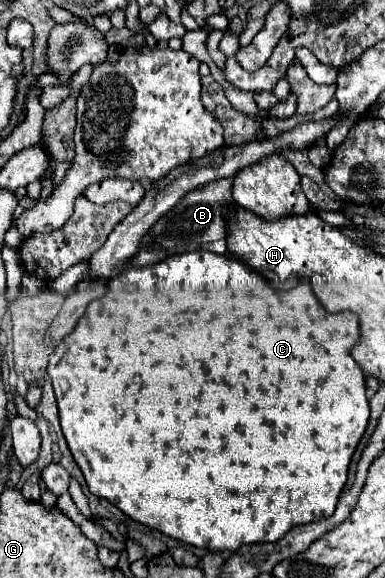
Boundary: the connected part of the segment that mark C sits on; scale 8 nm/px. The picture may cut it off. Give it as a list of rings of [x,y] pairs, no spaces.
[[[197,249],[191,253],[181,253],[175,257],[167,257],[159,263],[147,265],[147,267],[131,267],[125,269],[119,277],[113,277],[107,283],[107,293],[95,301],[91,301],[87,305],[87,311],[83,313],[83,317],[77,321],[77,327],[71,335],[65,337],[65,341],[53,351],[53,355],[49,357],[49,367],[47,373],[51,375],[51,382],[54,389],[55,397],[57,397],[57,407],[59,407],[59,419],[61,419],[61,429],[63,435],[67,439],[67,445],[73,453],[75,463],[79,465],[79,469],[85,475],[87,487],[93,495],[109,499],[115,507],[119,507],[125,515],[129,515],[133,521],[139,521],[155,531],[161,531],[177,541],[195,545],[195,547],[203,547],[209,551],[237,551],[241,545],[247,543],[259,543],[259,541],[277,541],[279,537],[283,537],[289,529],[293,529],[295,525],[305,525],[311,521],[319,521],[323,517],[329,517],[335,511],[339,493],[343,489],[343,485],[347,483],[347,471],[349,471],[349,463],[351,457],[359,445],[361,435],[365,433],[367,421],[369,421],[369,401],[365,397],[365,375],[361,371],[361,367],[357,365],[357,361],[351,357],[351,347],[357,343],[359,339],[359,319],[355,313],[351,311],[341,311],[341,313],[327,313],[321,303],[317,301],[317,297],[311,291],[309,283],[299,283],[293,289],[288,291],[271,291],[271,285],[267,285],[267,281],[263,281],[263,277],[259,277],[259,273],[255,273],[253,269],[247,269],[247,265],[239,263],[237,259],[225,257],[225,255],[217,255],[211,253],[207,249]]]

